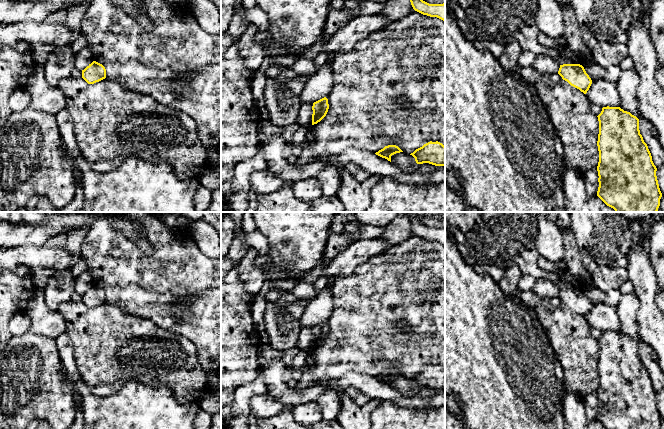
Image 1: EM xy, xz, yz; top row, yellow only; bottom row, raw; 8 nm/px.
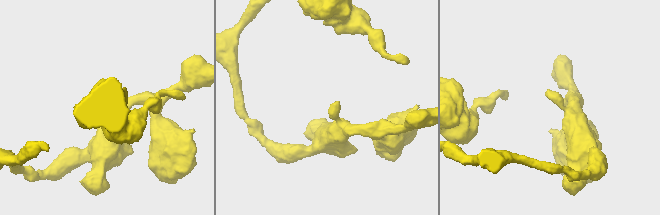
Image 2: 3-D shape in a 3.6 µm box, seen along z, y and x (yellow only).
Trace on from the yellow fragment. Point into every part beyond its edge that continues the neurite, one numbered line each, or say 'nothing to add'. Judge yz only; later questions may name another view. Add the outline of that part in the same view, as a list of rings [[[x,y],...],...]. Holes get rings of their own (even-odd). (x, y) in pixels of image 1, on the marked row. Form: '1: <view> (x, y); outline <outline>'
nothing to add

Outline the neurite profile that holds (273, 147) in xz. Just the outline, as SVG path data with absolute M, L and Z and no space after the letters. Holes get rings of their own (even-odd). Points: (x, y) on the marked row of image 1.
M282 135L268 136L266 137L266 140L261 143L261 149L265 154L268 163L268 169L281 178L296 182L309 177L314 177L324 167L332 165L330 163L316 161L296 168L293 164L288 162L287 157L284 154L287 144L288 142Z

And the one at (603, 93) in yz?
M606 79L592 81L589 90L586 93L589 103L600 107L619 107L621 104L618 94L617 84Z

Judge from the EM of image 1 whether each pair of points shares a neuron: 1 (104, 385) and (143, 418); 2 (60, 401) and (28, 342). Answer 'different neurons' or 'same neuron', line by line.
1: different neurons
2: same neuron

